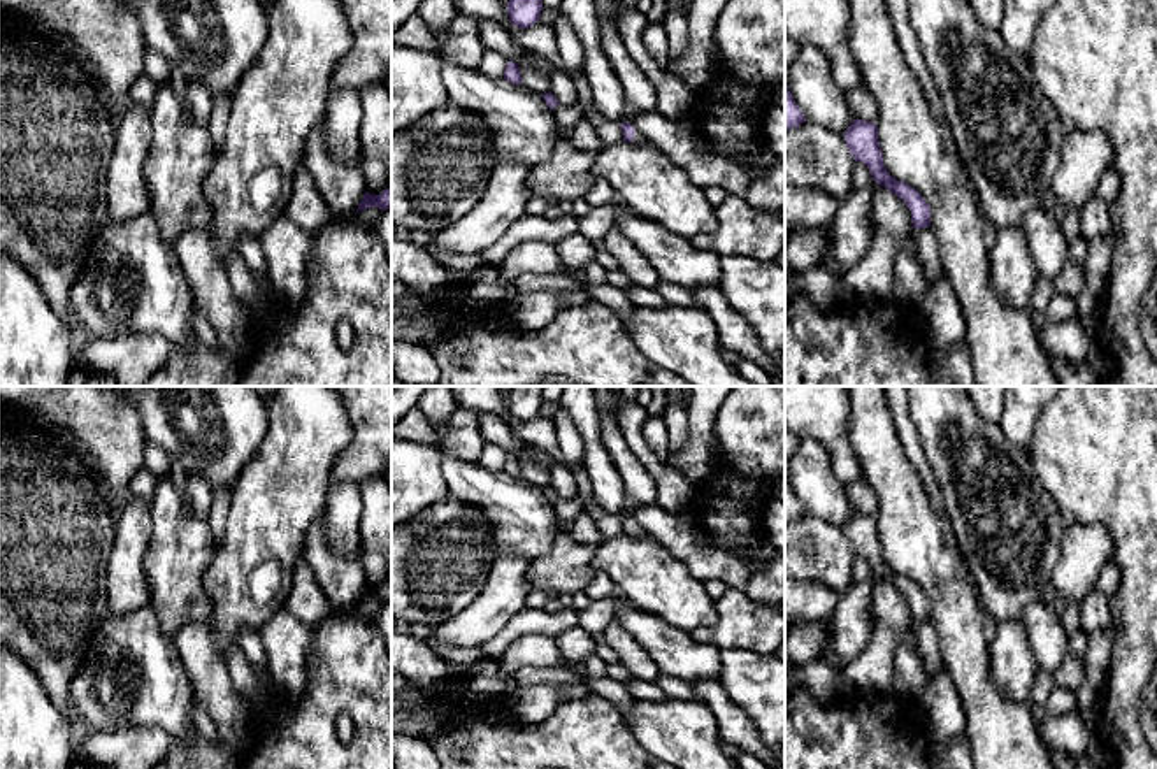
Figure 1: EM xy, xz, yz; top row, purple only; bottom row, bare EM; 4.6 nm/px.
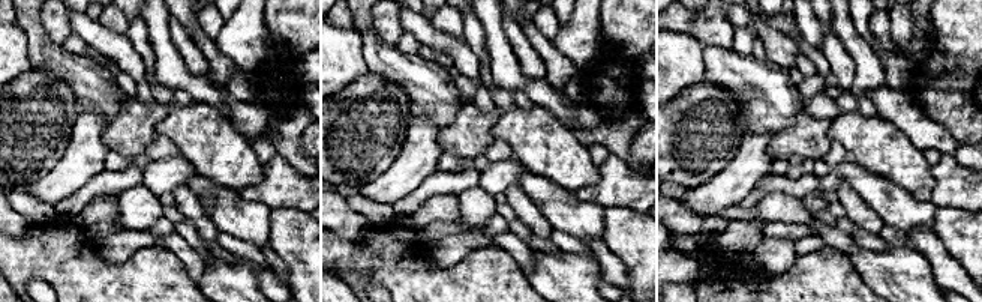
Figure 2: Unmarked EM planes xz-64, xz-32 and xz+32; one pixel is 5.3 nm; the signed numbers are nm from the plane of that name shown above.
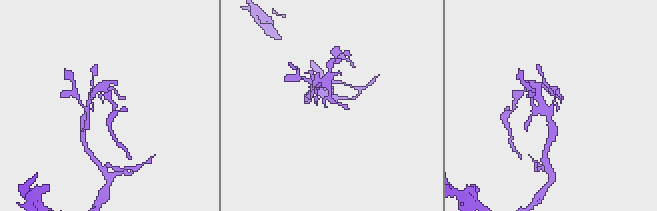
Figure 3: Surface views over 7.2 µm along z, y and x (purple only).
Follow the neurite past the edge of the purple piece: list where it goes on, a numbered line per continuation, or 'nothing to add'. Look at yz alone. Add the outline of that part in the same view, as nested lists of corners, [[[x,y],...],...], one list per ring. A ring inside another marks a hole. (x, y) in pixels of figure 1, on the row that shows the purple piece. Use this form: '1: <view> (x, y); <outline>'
nothing to add

